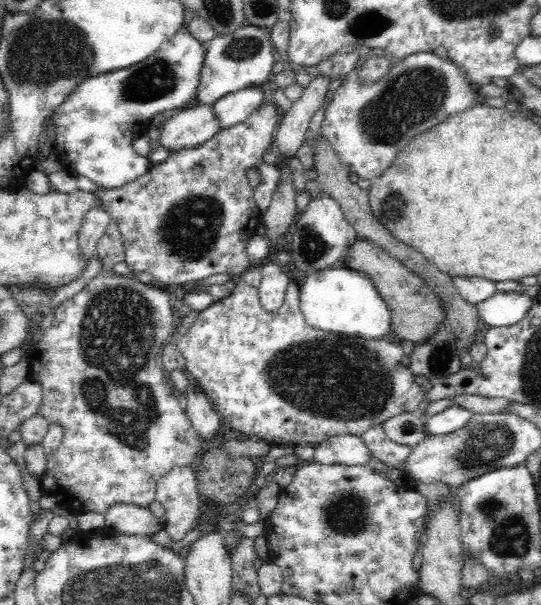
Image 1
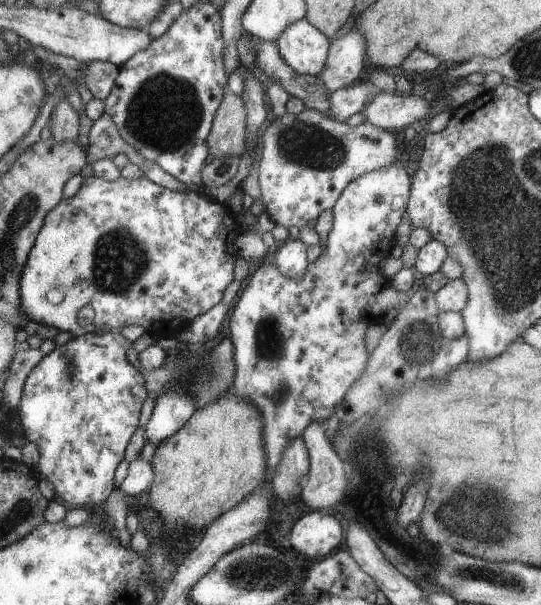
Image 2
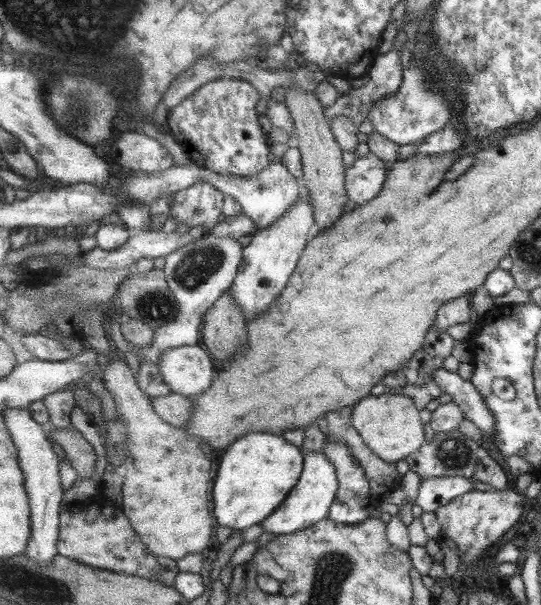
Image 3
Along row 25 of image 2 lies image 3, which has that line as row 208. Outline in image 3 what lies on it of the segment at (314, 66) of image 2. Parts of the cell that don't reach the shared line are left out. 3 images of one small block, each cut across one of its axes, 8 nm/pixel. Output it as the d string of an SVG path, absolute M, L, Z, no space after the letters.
M301 187L301 193L295 204L289 206L287 213L267 226L267 229L257 231L243 247L237 275L233 277L228 290L235 304L241 306L241 312L245 314L246 319L265 312L285 288L291 273L297 268L298 258L306 248L307 231L312 224L315 224L314 211L311 210L311 202Z

